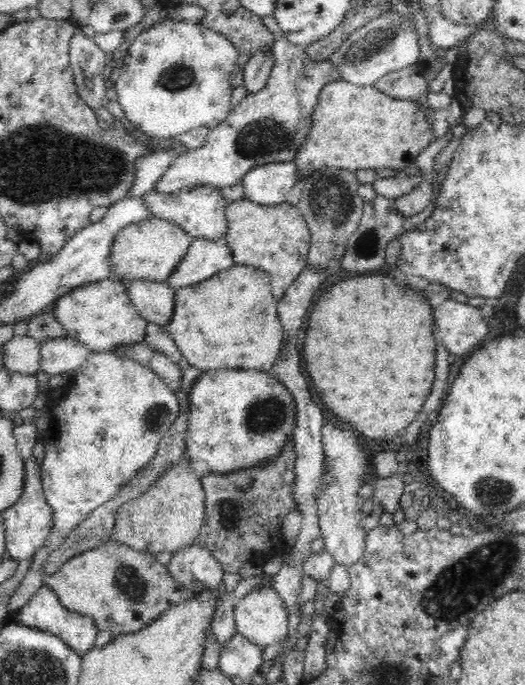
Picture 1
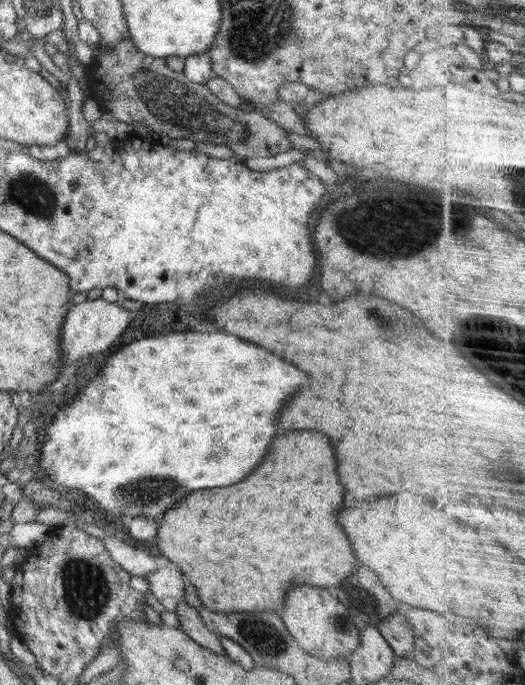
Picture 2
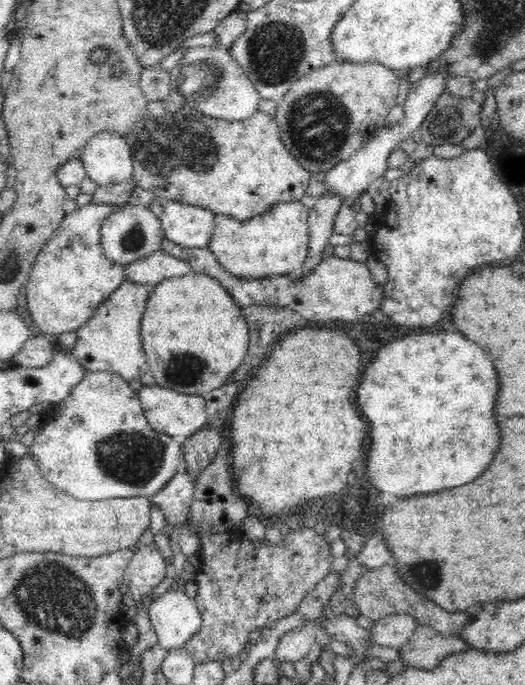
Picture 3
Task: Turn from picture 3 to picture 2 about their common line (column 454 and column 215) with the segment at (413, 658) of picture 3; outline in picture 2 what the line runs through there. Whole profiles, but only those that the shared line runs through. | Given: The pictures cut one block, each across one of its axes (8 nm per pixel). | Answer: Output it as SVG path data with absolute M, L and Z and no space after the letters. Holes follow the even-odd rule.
M178 602L175 613L180 621L179 629L184 631L193 642L215 654L225 655L219 637L204 624L197 609L188 603Z

